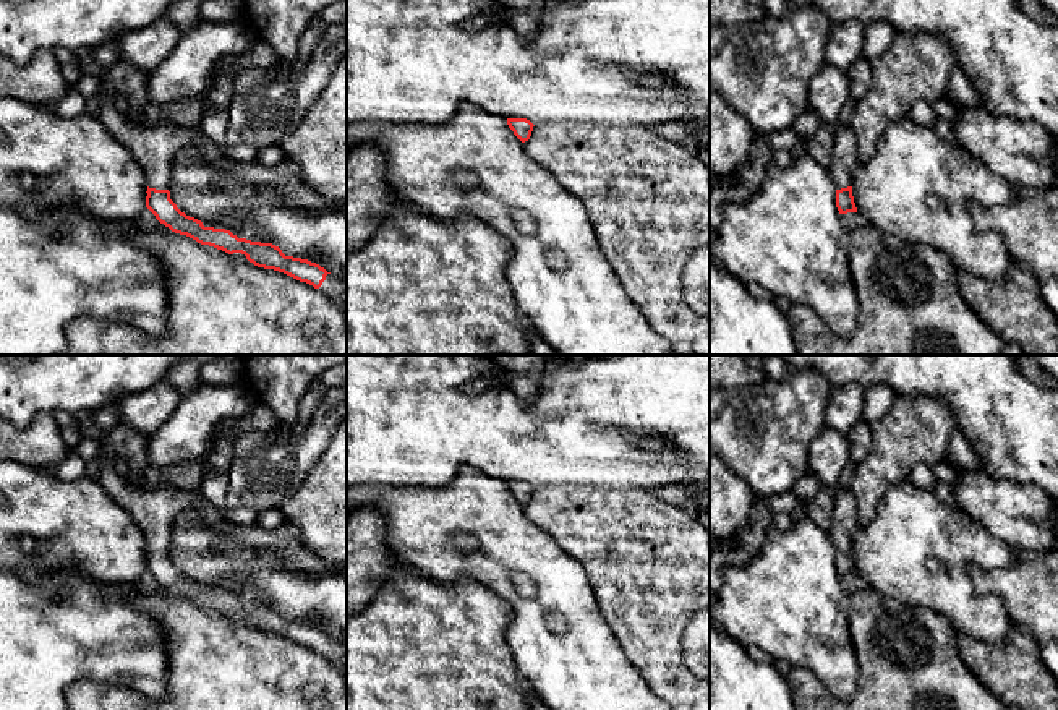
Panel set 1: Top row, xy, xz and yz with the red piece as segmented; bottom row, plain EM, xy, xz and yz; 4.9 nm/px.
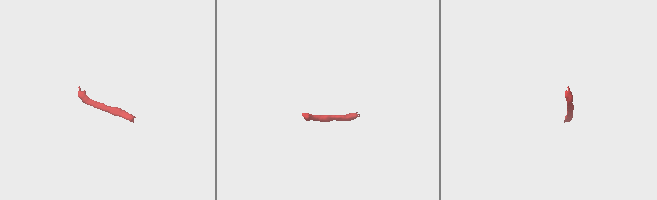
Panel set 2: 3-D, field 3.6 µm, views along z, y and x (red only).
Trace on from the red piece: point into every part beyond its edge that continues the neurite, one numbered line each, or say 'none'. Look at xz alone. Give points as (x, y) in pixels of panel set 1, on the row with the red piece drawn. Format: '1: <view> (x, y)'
none

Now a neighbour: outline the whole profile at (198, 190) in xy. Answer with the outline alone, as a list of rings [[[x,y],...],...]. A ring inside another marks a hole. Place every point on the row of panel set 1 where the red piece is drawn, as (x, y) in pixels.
[[[191,146],[175,154],[169,191],[177,207],[198,220],[237,220],[254,196],[271,204],[292,203],[269,182],[250,182],[220,173]]]

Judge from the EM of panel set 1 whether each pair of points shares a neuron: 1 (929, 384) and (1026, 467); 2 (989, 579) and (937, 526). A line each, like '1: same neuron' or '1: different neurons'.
1: same neuron
2: different neurons

